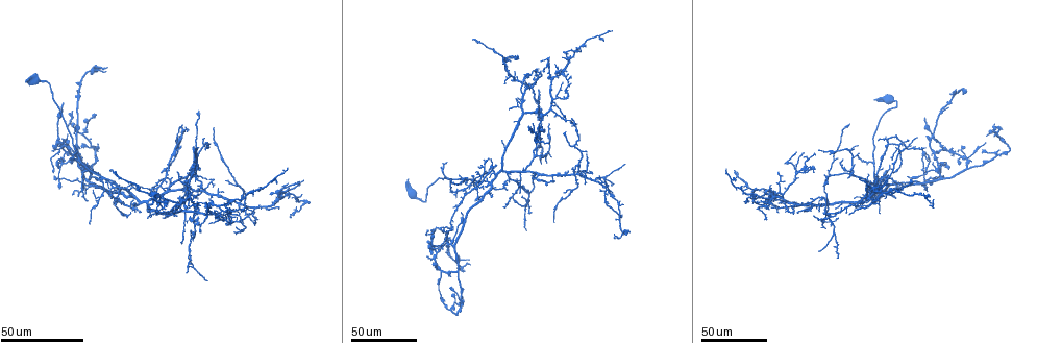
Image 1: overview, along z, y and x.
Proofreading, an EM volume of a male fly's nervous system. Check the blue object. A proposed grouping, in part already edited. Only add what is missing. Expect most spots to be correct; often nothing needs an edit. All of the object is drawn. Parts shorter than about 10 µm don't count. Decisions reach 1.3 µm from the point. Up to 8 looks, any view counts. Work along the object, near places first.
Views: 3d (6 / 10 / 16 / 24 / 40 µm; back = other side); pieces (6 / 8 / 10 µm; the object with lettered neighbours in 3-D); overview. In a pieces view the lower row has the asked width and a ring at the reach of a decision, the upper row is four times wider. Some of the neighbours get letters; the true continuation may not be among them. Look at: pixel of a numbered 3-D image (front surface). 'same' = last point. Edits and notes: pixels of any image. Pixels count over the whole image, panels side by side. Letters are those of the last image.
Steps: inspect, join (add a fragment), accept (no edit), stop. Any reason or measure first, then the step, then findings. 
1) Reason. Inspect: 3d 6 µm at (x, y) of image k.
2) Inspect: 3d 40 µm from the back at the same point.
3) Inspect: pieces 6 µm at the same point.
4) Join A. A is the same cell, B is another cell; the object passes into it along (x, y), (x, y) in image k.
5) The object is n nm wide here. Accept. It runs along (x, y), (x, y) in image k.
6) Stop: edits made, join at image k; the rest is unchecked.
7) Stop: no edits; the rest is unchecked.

An open end. Inspect: 3d 24 µm at (869, 173) of image 1.

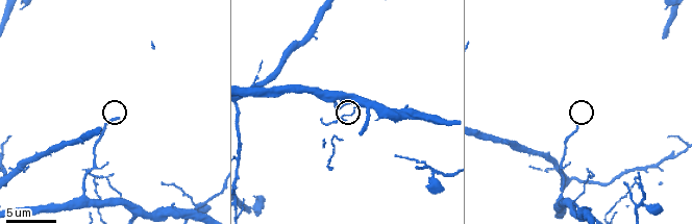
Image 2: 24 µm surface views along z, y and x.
See the neighbours. Inspect: pieces 8 µm at (119, 117) of image 2.

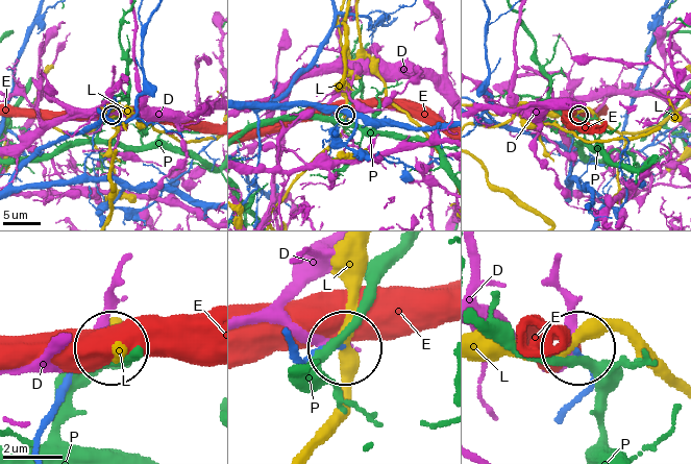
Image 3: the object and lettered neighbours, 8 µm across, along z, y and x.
Accept. D, E, L and P are other cells; no lettered fragment goes on from it.

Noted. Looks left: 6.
Branch stops here. Inspect: 3d 24 µm at (876, 140) of image 1.

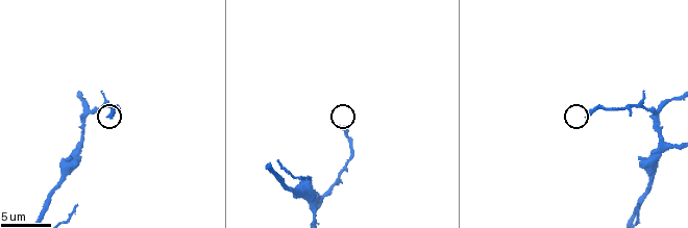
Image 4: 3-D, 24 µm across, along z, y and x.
Closer look. Inspect: 3d 6 µm at (585, 118) of image 4.

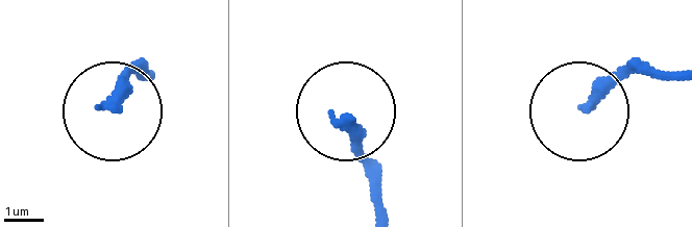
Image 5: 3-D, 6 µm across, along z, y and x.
Inspect: pieces 10 µm at (346, 122) of image 5.

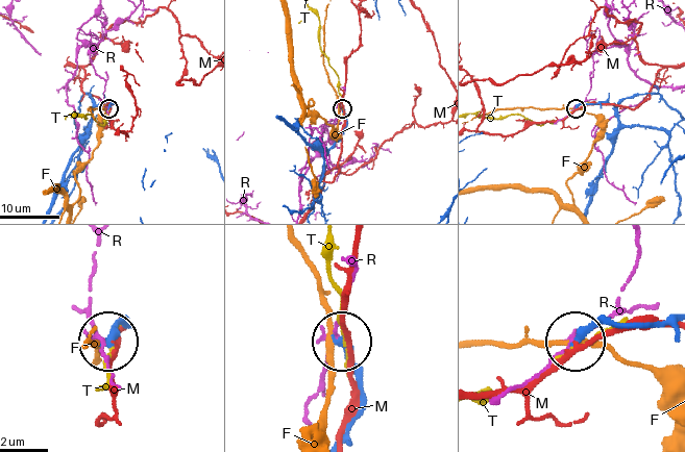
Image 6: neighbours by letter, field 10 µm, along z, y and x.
Accept. F, M, R and T are other cells; no lettered fragment goes on from it.

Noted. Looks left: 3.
An open end. Inspect: 3d 40 µm at (447, 162) of image 1.

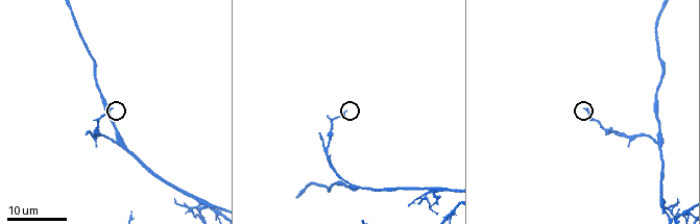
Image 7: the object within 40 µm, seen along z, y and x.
Inspect: pieces 8 µm at (584, 109) of image 7.

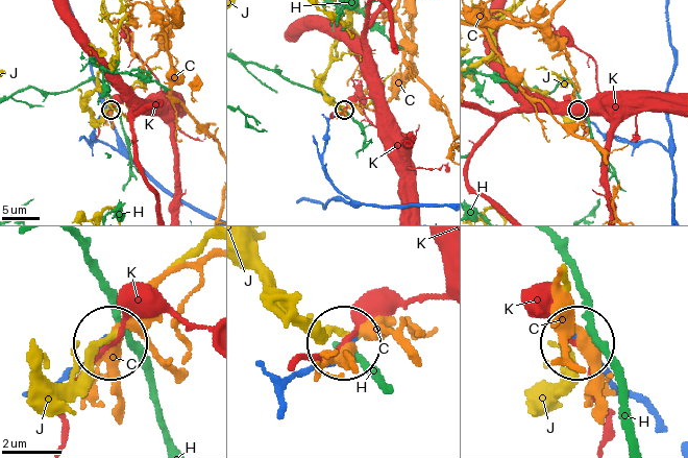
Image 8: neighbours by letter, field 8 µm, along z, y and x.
Accept. C, H, J and K are other cells; none of them fits.

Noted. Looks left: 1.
Stop: no edits; the rest is unchecked.

